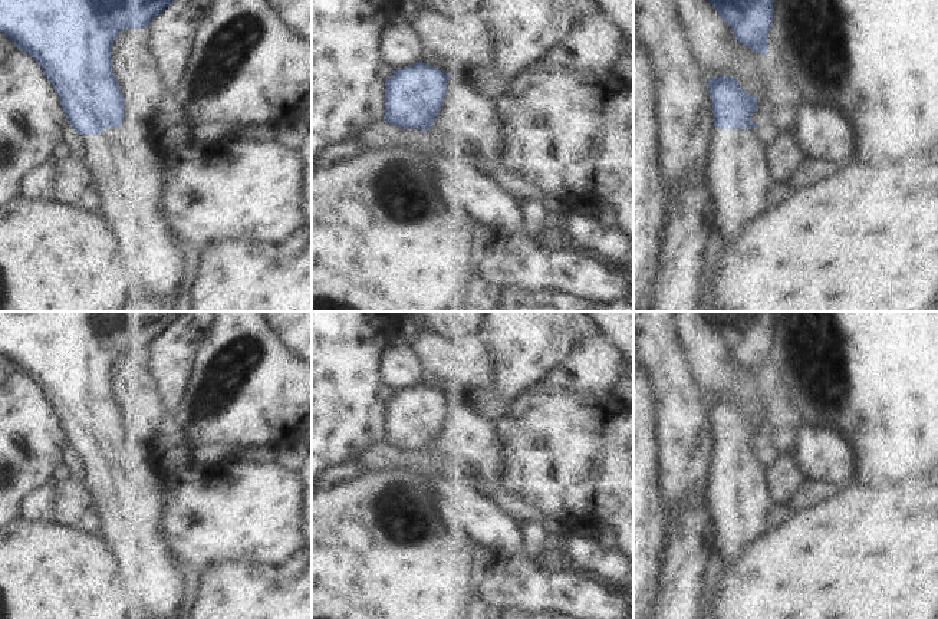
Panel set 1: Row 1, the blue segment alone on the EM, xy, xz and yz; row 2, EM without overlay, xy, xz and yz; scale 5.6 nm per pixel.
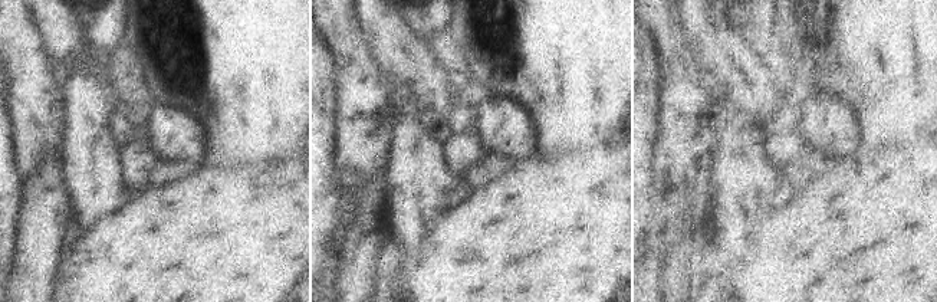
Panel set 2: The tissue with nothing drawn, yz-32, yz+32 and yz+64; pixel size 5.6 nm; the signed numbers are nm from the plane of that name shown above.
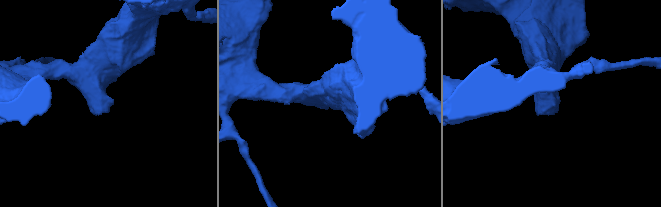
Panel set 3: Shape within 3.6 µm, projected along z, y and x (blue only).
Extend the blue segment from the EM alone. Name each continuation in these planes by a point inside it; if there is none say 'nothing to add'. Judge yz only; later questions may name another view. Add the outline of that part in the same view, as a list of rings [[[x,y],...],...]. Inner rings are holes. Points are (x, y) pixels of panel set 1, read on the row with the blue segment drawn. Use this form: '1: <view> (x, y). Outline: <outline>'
1: yz (740, 183). Outline: [[[764,128],[711,134],[707,180],[717,207],[714,246],[734,243],[748,221],[780,205],[794,191],[791,184],[773,180],[766,135]]]

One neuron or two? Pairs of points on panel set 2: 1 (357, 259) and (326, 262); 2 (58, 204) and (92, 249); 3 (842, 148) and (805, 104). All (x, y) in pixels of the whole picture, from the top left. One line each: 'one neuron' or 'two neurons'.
1: two neurons
2: two neurons
3: one neuron

